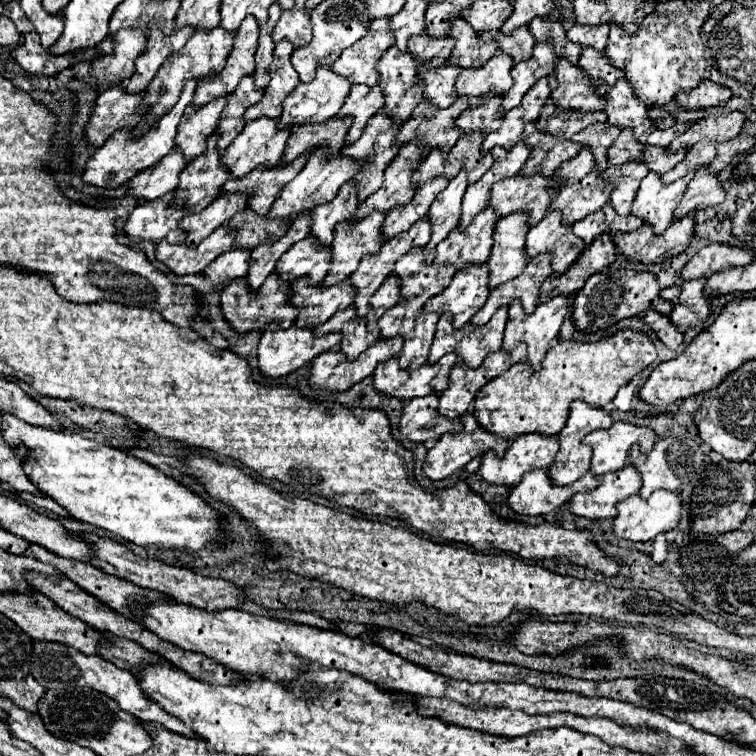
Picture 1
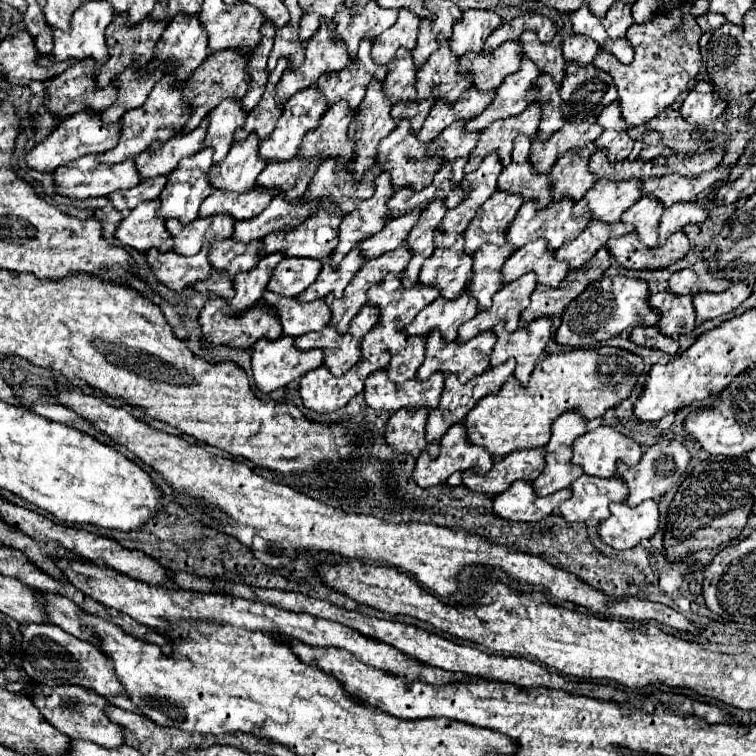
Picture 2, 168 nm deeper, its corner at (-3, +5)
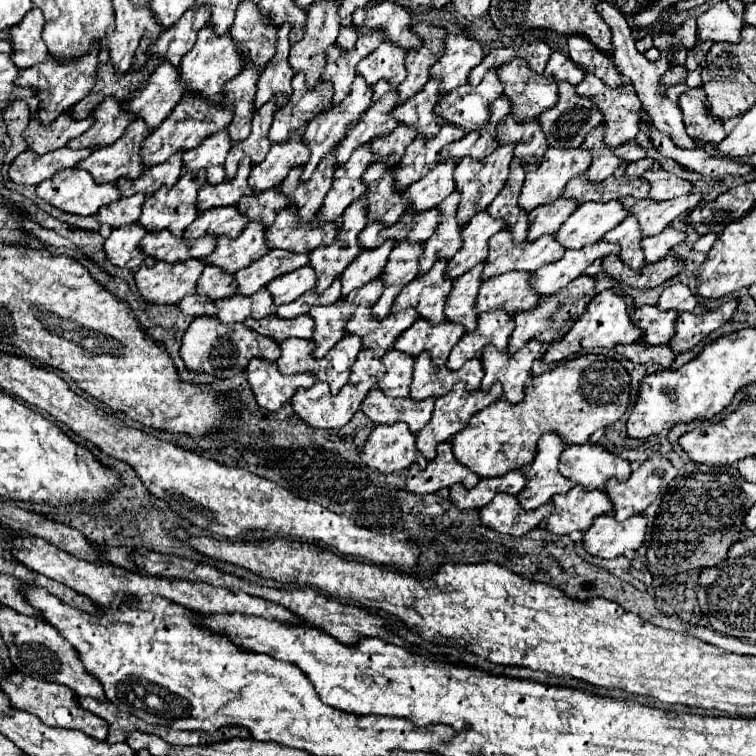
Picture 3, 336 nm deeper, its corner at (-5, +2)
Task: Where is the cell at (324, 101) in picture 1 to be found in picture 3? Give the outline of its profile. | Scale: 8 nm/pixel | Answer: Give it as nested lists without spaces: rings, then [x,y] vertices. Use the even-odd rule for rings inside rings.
[[[293,133],[285,145],[273,145],[261,165],[255,165],[249,175],[253,193],[263,193],[279,185],[293,167],[303,167],[309,161],[309,147],[301,141],[301,133]]]

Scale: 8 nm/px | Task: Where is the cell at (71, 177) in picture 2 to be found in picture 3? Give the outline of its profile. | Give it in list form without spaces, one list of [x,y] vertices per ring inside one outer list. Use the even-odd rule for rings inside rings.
[[[79,167],[63,169],[53,179],[37,185],[37,197],[73,215],[95,215],[99,207],[119,199],[117,185],[93,185],[93,177]]]

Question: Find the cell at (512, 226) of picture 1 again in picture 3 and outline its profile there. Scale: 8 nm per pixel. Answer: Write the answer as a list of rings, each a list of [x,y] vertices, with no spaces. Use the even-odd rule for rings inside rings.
[[[481,265],[457,277],[445,301],[445,319],[463,325],[465,331],[473,331],[477,327],[477,315],[473,313],[473,301],[475,301],[479,287],[481,287]]]

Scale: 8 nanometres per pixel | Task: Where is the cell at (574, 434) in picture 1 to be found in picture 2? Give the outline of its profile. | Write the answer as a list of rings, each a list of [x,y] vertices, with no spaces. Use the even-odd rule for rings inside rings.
[[[577,410],[563,412],[553,422],[553,436],[547,444],[545,468],[539,478],[533,482],[535,492],[539,496],[547,496],[561,488],[569,488],[575,478],[583,474],[583,470],[571,462],[573,442],[587,432],[589,420],[577,414]]]

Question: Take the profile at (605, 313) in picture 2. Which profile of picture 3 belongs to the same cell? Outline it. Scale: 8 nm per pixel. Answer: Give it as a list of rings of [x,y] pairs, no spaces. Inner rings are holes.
[[[603,291],[603,293],[595,295],[593,301],[589,301],[585,313],[575,321],[573,329],[565,335],[565,339],[551,343],[541,359],[545,363],[557,363],[557,361],[571,359],[573,355],[581,355],[585,349],[595,349],[595,347],[613,349],[619,343],[629,345],[629,343],[639,341],[641,329],[637,329],[637,325],[633,325],[631,313],[633,313],[631,297],[619,297],[619,295],[615,295],[615,291]]]

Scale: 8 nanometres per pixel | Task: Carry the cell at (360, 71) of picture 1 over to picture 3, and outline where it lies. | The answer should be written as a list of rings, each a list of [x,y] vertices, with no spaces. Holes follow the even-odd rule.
[[[357,77],[351,85],[349,95],[337,107],[319,113],[319,117],[305,127],[303,139],[309,145],[311,157],[309,163],[303,167],[301,181],[311,177],[321,157],[329,153],[337,145],[337,141],[345,137],[347,127],[353,125],[353,121],[357,121],[357,117],[361,117],[365,109],[369,109],[369,101],[371,101],[371,87],[365,87],[363,81]]]

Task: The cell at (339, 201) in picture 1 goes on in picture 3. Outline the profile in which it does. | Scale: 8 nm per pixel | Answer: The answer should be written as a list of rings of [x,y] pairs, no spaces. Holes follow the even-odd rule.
[[[281,249],[269,251],[265,257],[261,257],[261,261],[253,261],[249,269],[241,269],[233,275],[237,283],[237,293],[249,297],[257,293],[261,287],[265,287],[269,281],[273,281],[275,277],[281,277],[297,267],[303,267],[307,261],[309,261],[307,253],[305,255],[285,253]]]

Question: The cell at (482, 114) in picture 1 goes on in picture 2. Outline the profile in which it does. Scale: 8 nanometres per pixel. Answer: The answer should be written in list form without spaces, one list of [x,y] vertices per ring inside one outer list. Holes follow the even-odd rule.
[[[465,120],[453,122],[447,130],[443,130],[435,138],[435,148],[443,150],[443,160],[453,164],[453,180],[461,182],[465,176],[465,164],[469,162],[471,150],[477,146],[481,132],[469,132],[465,130]]]

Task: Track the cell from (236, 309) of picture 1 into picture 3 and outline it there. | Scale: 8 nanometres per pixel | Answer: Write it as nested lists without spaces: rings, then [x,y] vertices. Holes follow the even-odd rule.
[[[197,317],[187,327],[179,353],[189,371],[207,373],[213,379],[231,379],[235,373],[247,369],[251,359],[259,357],[265,361],[277,361],[281,351],[273,339],[265,335],[257,335],[253,329],[245,327],[243,323],[223,325],[221,321],[217,321],[217,317]]]

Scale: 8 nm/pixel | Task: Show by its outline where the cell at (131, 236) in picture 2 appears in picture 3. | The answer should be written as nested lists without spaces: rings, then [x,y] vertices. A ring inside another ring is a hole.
[[[139,223],[123,225],[121,229],[113,229],[103,245],[107,259],[115,267],[129,269],[129,271],[135,271],[139,265],[147,265],[147,267],[153,265],[155,261],[149,257],[141,257],[141,251],[137,249],[143,235],[145,235],[145,229],[141,229]]]

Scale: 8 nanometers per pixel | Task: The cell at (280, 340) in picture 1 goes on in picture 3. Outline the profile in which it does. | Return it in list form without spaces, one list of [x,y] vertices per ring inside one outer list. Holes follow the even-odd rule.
[[[253,359],[247,367],[247,383],[259,407],[277,411],[285,401],[293,397],[297,389],[309,389],[315,381],[309,377],[309,373],[303,373],[301,377],[281,375],[277,373],[275,363]]]

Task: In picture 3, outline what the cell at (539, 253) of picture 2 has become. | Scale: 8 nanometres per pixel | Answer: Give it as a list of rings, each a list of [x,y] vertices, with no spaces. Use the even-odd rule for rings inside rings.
[[[505,273],[505,277],[493,277],[493,281],[481,283],[475,301],[475,313],[489,313],[503,309],[505,313],[527,311],[537,305],[539,297],[529,289],[529,273]]]

